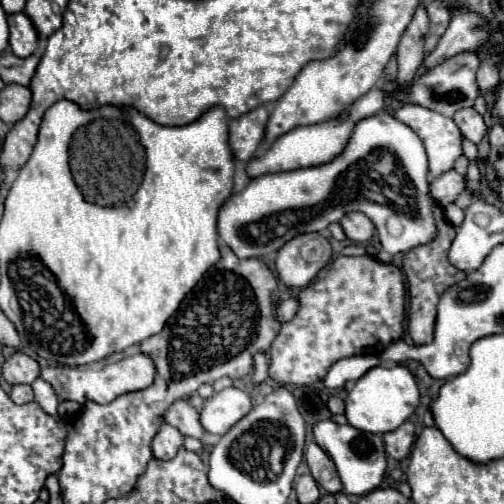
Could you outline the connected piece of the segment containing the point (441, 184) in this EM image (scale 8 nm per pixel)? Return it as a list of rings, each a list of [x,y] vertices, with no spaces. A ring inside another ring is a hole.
[[[446,171],[444,175],[436,177],[432,183],[430,183],[430,191],[432,191],[432,197],[440,203],[440,205],[448,205],[448,203],[454,203],[458,199],[460,193],[464,193],[464,187],[466,187],[466,179],[458,173],[458,171]]]

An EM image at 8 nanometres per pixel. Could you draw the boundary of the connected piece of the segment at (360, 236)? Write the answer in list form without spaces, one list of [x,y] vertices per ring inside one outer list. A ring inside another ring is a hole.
[[[352,211],[352,213],[344,215],[340,219],[340,225],[342,225],[346,237],[350,241],[354,241],[354,243],[366,243],[374,235],[374,223],[366,215],[362,215],[358,211]]]

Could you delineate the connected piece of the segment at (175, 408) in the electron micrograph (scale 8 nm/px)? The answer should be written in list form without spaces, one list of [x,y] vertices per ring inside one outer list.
[[[180,399],[176,401],[166,413],[164,413],[164,421],[168,421],[172,427],[176,427],[182,435],[186,437],[194,437],[200,439],[204,437],[204,427],[202,423],[198,423],[198,409],[194,409],[188,401]]]

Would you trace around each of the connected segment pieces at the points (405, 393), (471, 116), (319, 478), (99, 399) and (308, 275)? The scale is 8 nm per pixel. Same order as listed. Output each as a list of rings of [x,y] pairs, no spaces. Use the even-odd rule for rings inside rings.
[[[374,367],[362,379],[356,381],[354,389],[345,399],[345,416],[350,425],[366,433],[390,433],[398,429],[418,407],[420,393],[412,373],[402,367]]]
[[[466,107],[466,109],[462,109],[462,111],[456,111],[456,113],[454,113],[454,121],[456,121],[456,125],[460,127],[462,135],[464,135],[466,139],[470,139],[472,143],[476,143],[476,145],[482,141],[482,137],[484,137],[486,131],[488,131],[488,127],[486,127],[482,115],[480,115],[476,109],[472,109],[472,107]]]
[[[311,442],[306,447],[306,463],[320,487],[324,487],[328,493],[342,491],[342,483],[332,459],[328,459],[327,453],[322,451],[315,442]]]
[[[136,353],[132,357],[118,361],[118,363],[108,363],[102,369],[50,365],[50,367],[42,369],[40,377],[54,387],[54,391],[60,399],[70,399],[70,401],[76,401],[80,405],[84,403],[84,399],[90,399],[96,403],[110,403],[118,395],[150,387],[156,379],[156,367],[154,367],[154,361],[146,353]]]
[[[320,233],[296,235],[278,249],[276,273],[286,287],[306,287],[330,257],[330,243]]]

